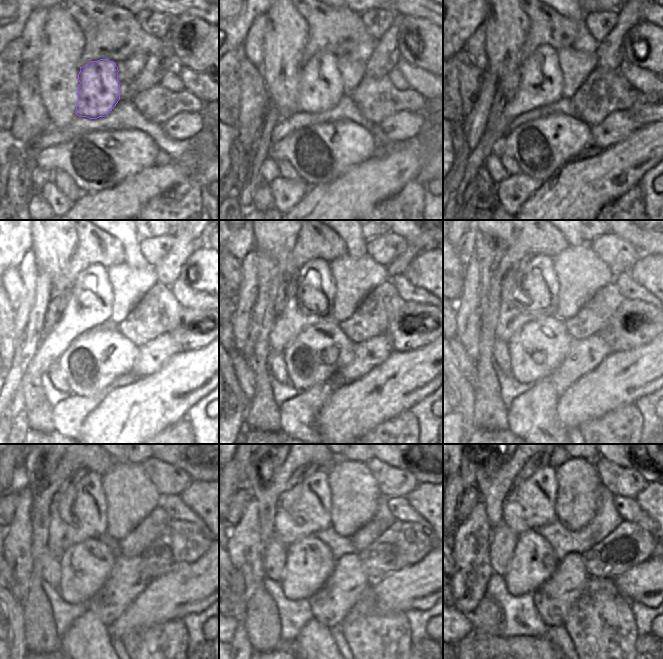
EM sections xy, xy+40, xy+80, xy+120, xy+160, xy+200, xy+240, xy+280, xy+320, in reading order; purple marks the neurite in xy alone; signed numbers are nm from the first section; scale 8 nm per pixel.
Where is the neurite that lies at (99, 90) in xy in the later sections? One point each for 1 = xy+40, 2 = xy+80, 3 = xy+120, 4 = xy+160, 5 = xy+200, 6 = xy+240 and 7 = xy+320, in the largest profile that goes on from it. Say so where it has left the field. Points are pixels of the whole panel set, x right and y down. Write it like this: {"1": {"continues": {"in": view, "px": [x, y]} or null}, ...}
{"1": {"continues": {"in": "xy+40", "px": [320, 89]}}, "2": {"continues": {"in": "xy+80", "px": [540, 84]}}, "3": {"continues": {"in": "xy+120", "px": [90, 306]}}, "4": {"continues": {"in": "xy+160", "px": [314, 301]}}, "5": {"continues": {"in": "xy+200", "px": [538, 281]}}, "6": {"continues": {"in": "xy+240", "px": [87, 511]}}, "7": {"continues": {"in": "xy+320", "px": [530, 503]}}}

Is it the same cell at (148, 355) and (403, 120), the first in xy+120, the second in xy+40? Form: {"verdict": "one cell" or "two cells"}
{"verdict": "one cell"}

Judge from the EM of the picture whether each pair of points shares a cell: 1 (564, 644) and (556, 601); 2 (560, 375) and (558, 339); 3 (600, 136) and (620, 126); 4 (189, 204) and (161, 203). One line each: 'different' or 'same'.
1: different
2: different
3: same
4: same

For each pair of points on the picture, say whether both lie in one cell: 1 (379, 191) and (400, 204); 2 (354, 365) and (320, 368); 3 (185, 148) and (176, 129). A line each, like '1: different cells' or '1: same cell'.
1: different cells
2: different cells
3: different cells

